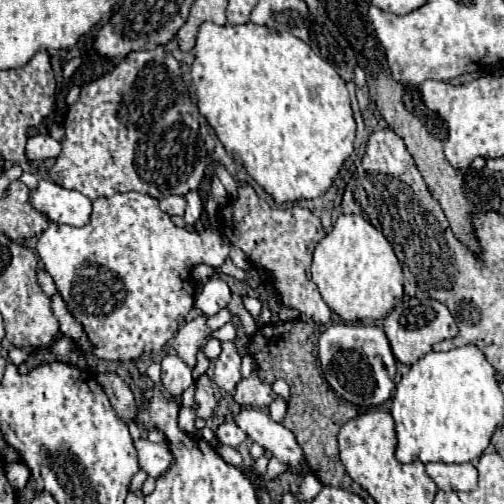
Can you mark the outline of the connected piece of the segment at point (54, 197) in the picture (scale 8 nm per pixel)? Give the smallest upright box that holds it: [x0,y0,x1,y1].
[29,179,93,227]

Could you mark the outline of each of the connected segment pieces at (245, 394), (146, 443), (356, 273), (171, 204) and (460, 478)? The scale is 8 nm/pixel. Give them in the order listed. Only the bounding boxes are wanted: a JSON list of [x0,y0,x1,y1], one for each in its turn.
[[235,369,277,409],[133,439,171,479],[311,215,403,321],[159,195,185,215],[427,463,477,491]]

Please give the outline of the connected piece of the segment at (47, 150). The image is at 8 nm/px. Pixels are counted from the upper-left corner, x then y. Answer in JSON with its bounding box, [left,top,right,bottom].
[27,135,61,165]

